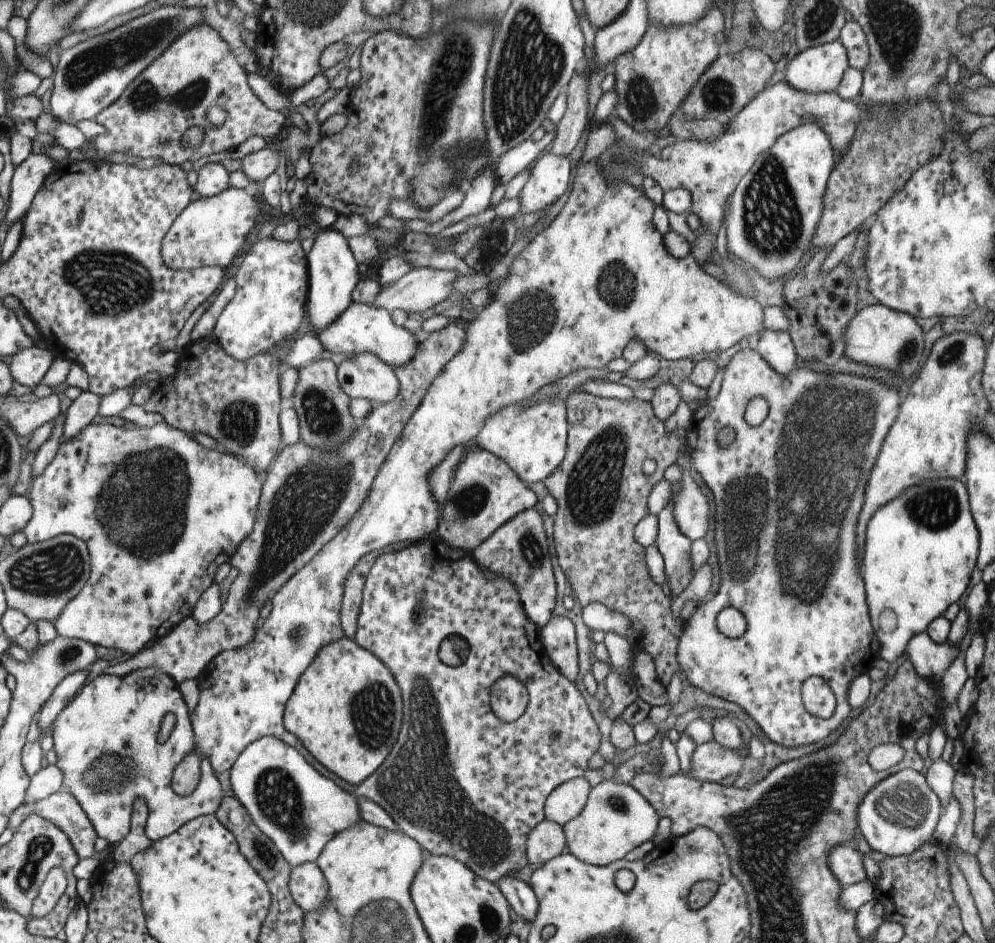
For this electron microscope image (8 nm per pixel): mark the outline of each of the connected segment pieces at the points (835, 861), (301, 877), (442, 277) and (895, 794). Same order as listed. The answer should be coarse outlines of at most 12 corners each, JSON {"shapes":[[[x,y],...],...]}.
{"shapes":[[[839,844],[827,868],[840,887],[866,880],[854,845]],[[315,861],[291,867],[288,890],[304,913],[328,901]],[[422,267],[380,287],[373,308],[423,312],[450,296],[457,273]],[[923,774],[871,786],[856,833],[885,857],[932,839],[942,809]]]}

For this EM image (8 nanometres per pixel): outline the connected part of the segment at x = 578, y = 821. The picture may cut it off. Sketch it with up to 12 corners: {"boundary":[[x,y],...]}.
{"boundary":[[614,779],[562,826],[577,860],[604,866],[651,841],[659,816]]}

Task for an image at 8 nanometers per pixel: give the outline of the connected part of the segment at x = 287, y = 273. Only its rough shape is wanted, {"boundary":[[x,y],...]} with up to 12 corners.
{"boundary":[[299,240],[253,242],[212,336],[238,362],[303,320]]}

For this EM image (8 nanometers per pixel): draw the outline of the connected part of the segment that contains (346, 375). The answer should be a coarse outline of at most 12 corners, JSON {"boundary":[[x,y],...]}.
{"boundary":[[371,352],[347,356],[336,378],[347,397],[389,402],[394,370]]}

